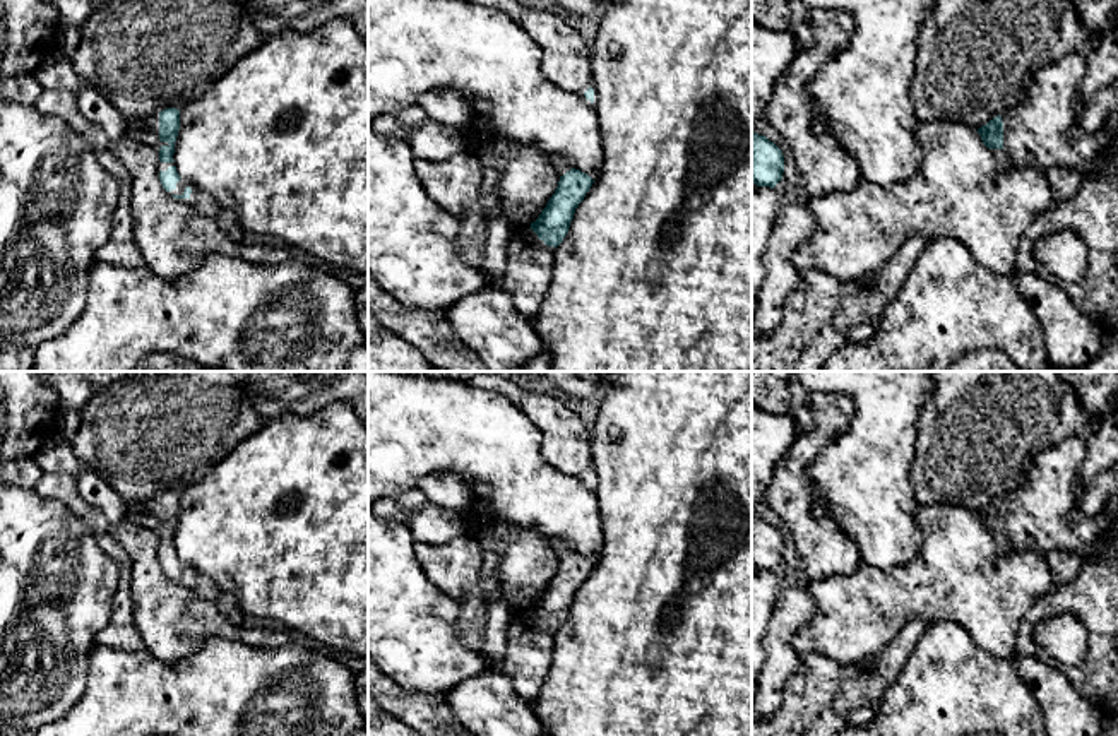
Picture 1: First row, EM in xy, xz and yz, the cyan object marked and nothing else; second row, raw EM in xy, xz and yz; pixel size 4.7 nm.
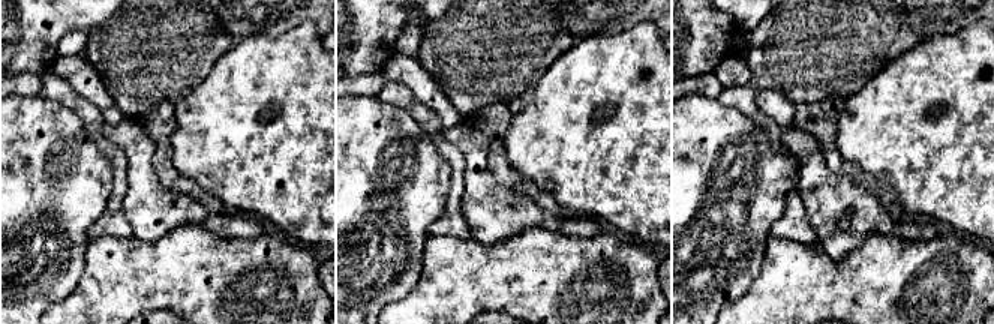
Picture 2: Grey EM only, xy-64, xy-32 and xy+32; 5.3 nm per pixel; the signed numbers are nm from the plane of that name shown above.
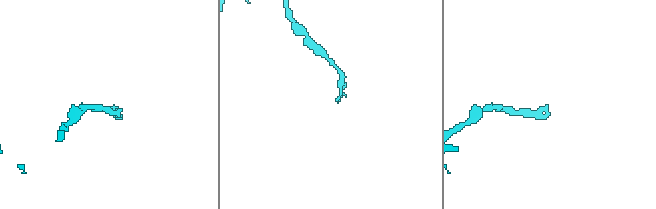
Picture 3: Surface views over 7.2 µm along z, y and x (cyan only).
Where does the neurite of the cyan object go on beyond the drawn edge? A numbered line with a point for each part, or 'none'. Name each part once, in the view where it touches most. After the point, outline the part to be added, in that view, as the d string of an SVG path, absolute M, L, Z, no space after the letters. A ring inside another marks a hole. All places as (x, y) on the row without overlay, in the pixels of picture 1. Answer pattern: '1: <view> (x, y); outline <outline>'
1: xy (146, 514); outline M159 496L128 503L127 519L151 529L158 537L163 529L169 529L159 524Z

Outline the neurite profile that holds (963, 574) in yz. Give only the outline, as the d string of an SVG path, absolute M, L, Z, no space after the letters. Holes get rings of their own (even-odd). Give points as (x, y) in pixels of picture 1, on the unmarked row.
M955 503L918 505L916 522L923 543L909 563L890 570L861 563L849 575L808 584L815 613L793 638L800 657L818 652L839 666L858 664L883 650L911 620L925 620L957 623L978 647L1014 662L1017 628L1055 584L1044 555L1014 551L1002 532L988 532L976 512Z

